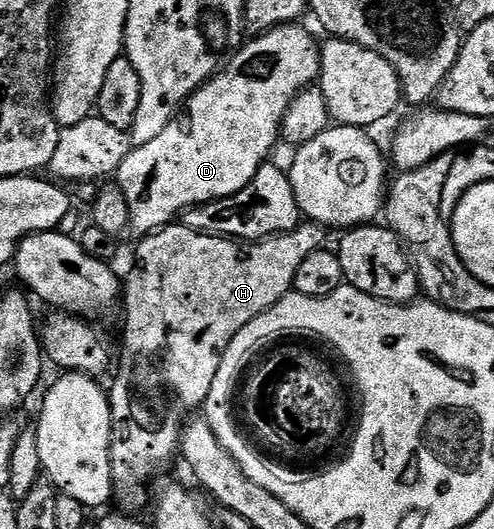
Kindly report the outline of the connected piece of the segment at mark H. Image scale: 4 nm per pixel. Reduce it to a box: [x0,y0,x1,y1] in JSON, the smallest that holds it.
[109,221,328,512]

